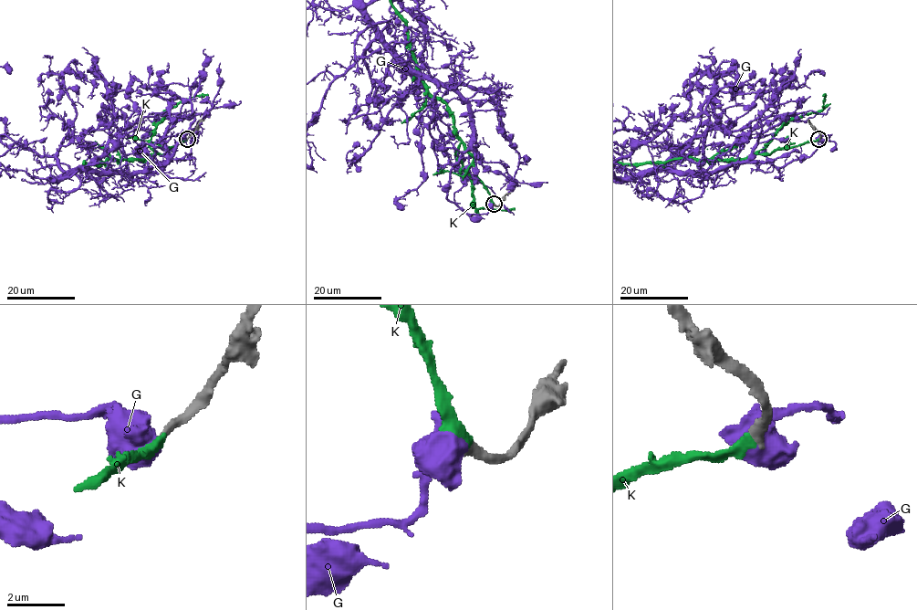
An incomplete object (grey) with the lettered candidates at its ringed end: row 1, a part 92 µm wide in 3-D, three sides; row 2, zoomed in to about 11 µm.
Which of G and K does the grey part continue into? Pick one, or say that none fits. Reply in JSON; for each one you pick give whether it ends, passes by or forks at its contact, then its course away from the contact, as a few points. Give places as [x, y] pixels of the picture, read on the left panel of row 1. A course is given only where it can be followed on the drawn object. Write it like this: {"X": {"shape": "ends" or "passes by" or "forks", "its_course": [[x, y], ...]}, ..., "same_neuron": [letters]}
{"K": {"shape": "ends"}, "same_neuron": ["K"]}

